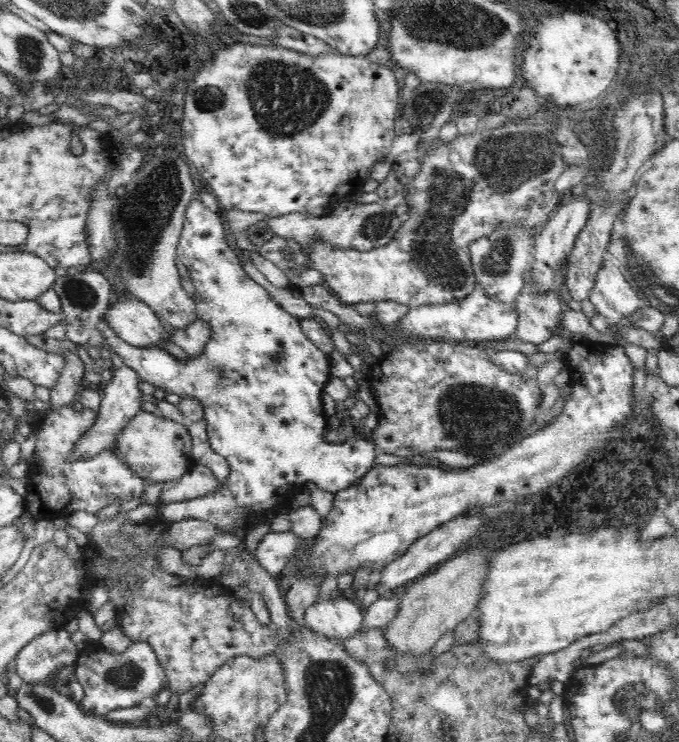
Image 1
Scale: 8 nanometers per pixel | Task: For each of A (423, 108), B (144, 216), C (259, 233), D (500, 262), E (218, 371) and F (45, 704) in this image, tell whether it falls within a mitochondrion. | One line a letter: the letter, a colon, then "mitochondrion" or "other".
A: mitochondrion
B: mitochondrion
C: other
D: mitochondrion
E: mitochondrion
F: other

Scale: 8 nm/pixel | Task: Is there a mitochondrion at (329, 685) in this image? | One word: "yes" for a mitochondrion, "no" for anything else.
yes

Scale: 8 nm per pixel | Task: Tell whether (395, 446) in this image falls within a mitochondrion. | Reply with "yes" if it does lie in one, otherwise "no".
no

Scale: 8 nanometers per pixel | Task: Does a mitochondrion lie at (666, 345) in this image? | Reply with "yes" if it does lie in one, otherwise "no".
no

